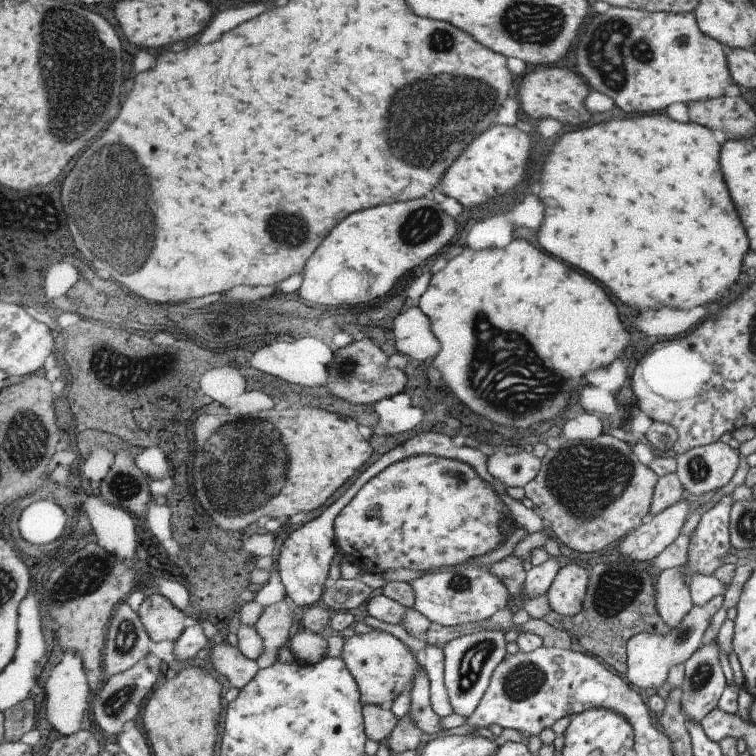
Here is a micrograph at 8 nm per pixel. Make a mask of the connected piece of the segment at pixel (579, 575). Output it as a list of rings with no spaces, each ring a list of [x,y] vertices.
[[[575,564],[563,566],[555,582],[548,591],[549,602],[553,611],[562,616],[575,616],[583,609],[587,583],[587,572]]]

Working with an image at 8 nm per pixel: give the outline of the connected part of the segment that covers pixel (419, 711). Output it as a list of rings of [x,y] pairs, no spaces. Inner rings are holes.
[[[423,666],[420,673],[416,674],[416,684],[410,690],[412,692],[410,712],[418,727],[429,735],[445,730],[441,717],[432,709],[431,685],[426,667]]]

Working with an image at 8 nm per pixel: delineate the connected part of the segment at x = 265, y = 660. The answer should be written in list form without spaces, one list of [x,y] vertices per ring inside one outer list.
[[[285,597],[263,610],[255,624],[265,643],[264,653],[255,660],[260,670],[277,663],[277,650],[283,645],[289,645],[291,630],[298,618],[291,612],[289,600],[285,600]]]

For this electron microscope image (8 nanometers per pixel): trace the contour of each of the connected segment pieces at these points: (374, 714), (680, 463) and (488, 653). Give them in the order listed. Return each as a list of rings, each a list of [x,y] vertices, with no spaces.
[[[365,705],[364,719],[368,738],[375,742],[387,741],[398,723],[398,716],[391,708],[381,705]]]
[[[719,441],[691,448],[684,454],[675,455],[674,459],[677,463],[675,476],[687,494],[692,496],[701,496],[705,492],[713,492],[715,488],[722,488],[733,477],[740,461],[737,451]]]
[[[481,630],[454,638],[444,646],[445,682],[455,714],[469,718],[477,710],[483,695],[488,691],[493,673],[508,655],[505,633]]]

